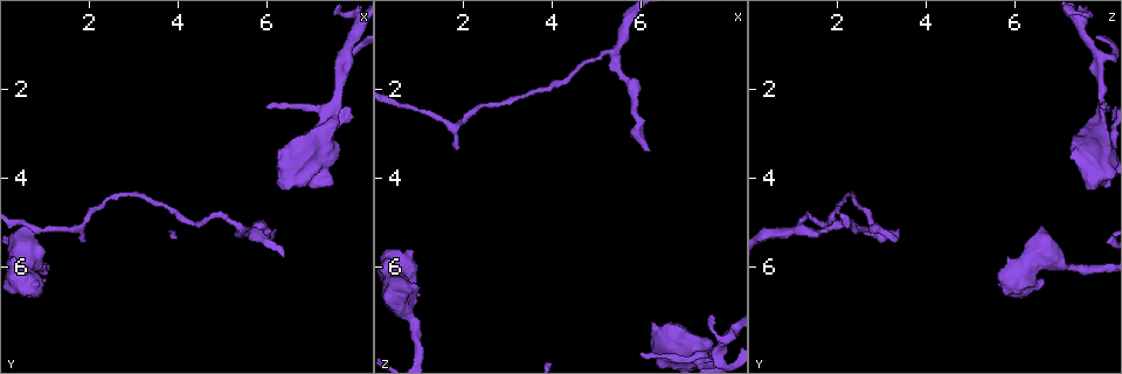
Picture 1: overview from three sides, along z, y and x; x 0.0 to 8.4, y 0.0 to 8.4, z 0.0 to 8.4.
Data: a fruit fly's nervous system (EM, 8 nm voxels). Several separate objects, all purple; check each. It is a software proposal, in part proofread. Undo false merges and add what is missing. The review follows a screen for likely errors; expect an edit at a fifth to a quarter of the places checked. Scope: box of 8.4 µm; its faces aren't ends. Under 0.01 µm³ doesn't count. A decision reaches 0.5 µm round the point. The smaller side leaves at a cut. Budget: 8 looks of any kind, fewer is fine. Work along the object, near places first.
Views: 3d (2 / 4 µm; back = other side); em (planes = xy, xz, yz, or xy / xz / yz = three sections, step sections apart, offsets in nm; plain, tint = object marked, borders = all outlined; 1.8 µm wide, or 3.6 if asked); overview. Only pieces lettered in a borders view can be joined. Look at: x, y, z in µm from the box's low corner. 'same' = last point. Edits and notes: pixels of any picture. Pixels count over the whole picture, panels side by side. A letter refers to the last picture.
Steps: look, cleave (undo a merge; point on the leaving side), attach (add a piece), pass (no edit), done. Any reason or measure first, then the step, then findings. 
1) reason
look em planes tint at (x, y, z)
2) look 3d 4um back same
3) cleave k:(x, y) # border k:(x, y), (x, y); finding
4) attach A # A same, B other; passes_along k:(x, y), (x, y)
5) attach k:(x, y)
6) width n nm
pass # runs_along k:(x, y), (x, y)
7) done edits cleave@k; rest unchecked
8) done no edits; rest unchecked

arms run side by side
look 3d 4um at (7.30, 2.90, 7.95)

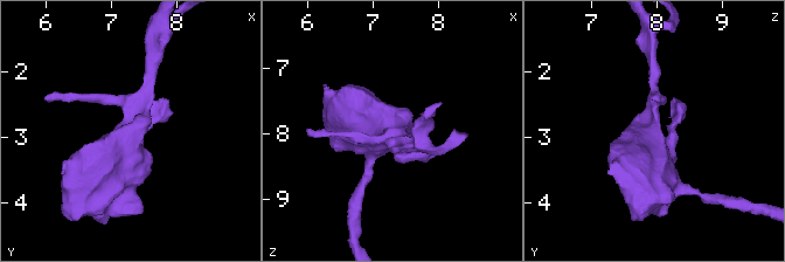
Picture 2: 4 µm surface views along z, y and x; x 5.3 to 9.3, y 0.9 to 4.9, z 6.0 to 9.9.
need the tissue
look em 3.6um planes tint at (7.30, 2.85, 7.95)

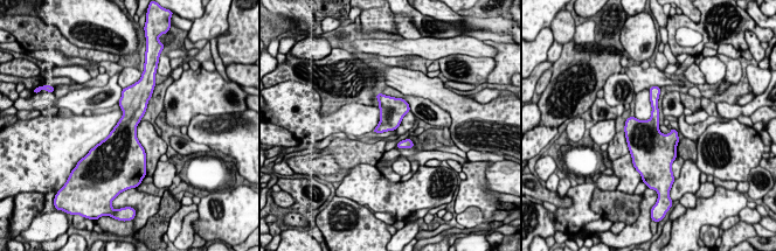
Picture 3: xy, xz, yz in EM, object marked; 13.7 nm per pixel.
see the neighbours
look em 3.6um planes borders same

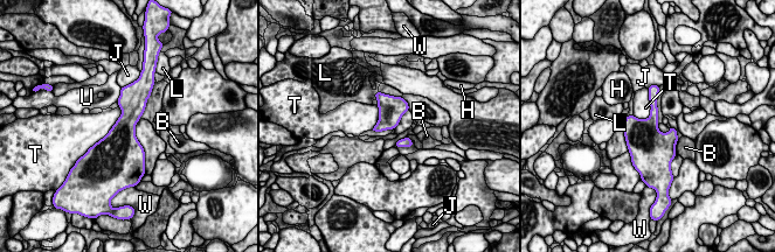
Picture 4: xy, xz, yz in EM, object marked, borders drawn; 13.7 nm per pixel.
pass # B other, H other, J other, L other, T other, U other, W other; border 4:(648, 89), (650, 114), (638, 119); all the same neuron

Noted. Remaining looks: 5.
free end
look 3d 4um back at (1.00, 6.30, 6.55)

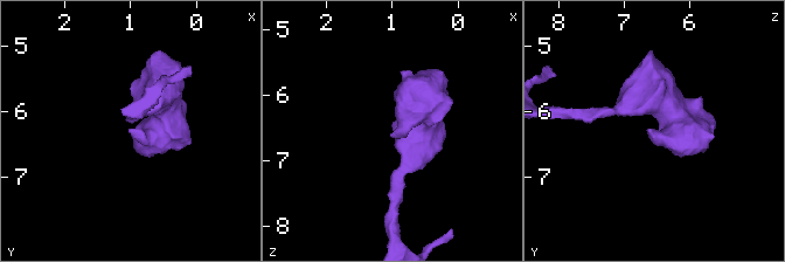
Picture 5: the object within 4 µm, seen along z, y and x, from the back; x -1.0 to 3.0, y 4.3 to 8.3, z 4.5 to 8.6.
look em 3.6um planes borders at (1.00, 6.30, 6.65)

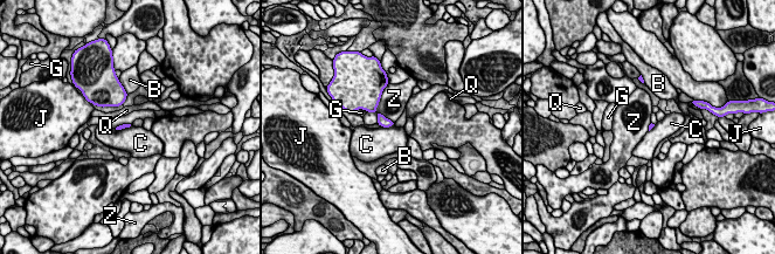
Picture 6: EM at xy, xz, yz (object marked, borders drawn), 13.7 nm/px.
longest_contact Z 550 nm
pass # B other, C other, G other, J other, Q other, Z other; no lettered piece goes on from it

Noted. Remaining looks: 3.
look 3d 2um at (1.75, 5.15, 2.85)

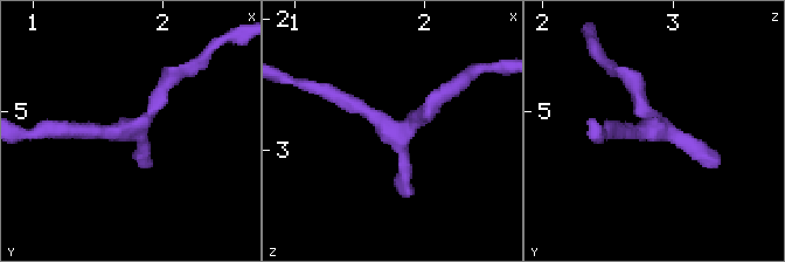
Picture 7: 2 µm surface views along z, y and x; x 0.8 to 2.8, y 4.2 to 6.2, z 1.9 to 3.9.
now the EM
look em planes tint at (1.76, 5.10, 2.84)

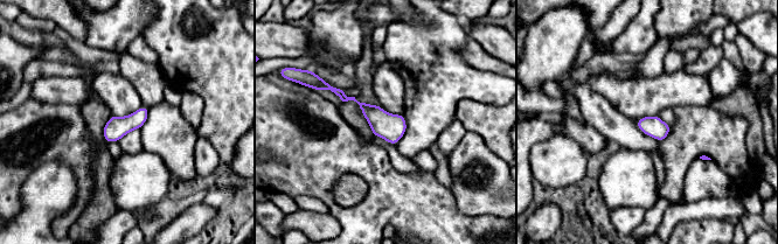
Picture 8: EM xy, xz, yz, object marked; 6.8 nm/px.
look em planes borders same

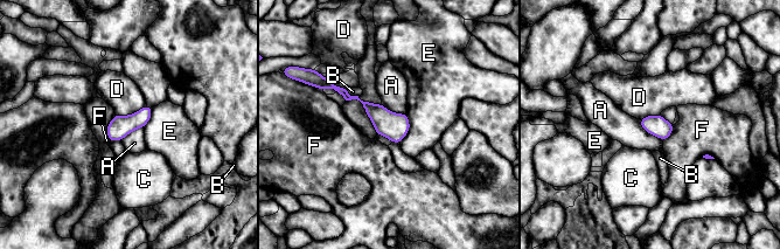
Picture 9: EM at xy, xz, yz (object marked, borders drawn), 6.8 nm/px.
longest_contact D 240 nm
pass # A other, B other, C other, D other, E other, F other; continuous, no second neuron

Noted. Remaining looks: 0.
done no edits; rest unchecked

